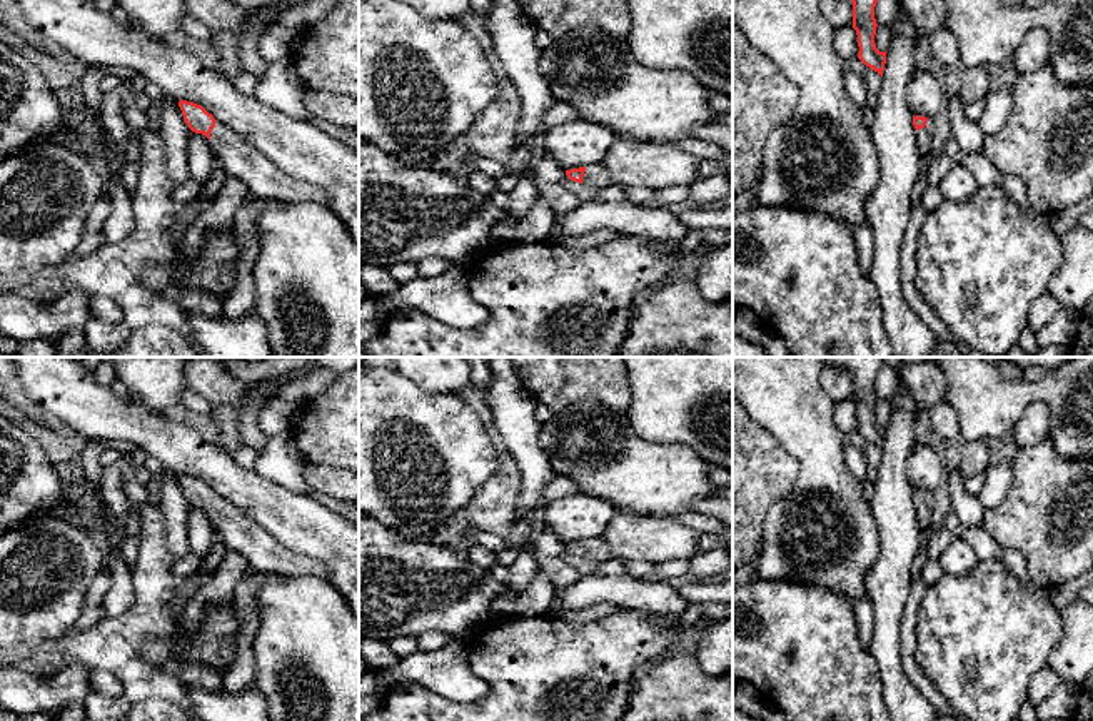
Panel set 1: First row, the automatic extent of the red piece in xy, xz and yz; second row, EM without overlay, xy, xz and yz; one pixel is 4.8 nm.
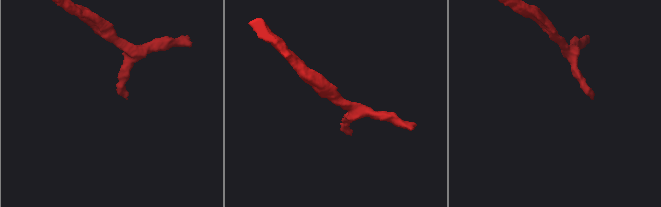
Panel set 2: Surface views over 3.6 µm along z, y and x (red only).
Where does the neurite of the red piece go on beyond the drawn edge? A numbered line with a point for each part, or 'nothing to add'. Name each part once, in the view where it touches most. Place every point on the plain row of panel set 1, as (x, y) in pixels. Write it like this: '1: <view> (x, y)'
1: xy (266, 554)

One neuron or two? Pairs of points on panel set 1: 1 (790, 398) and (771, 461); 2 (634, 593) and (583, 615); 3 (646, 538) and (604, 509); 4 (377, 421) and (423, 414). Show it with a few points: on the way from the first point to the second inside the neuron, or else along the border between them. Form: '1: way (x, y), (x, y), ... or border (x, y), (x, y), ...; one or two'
1: border (750, 418), (798, 463), (798, 476); two
2: border (619, 606), (609, 601), (598, 601), (573, 611); two
3: border (616, 509), (599, 536); two
4: way (389, 421), (411, 421); one

